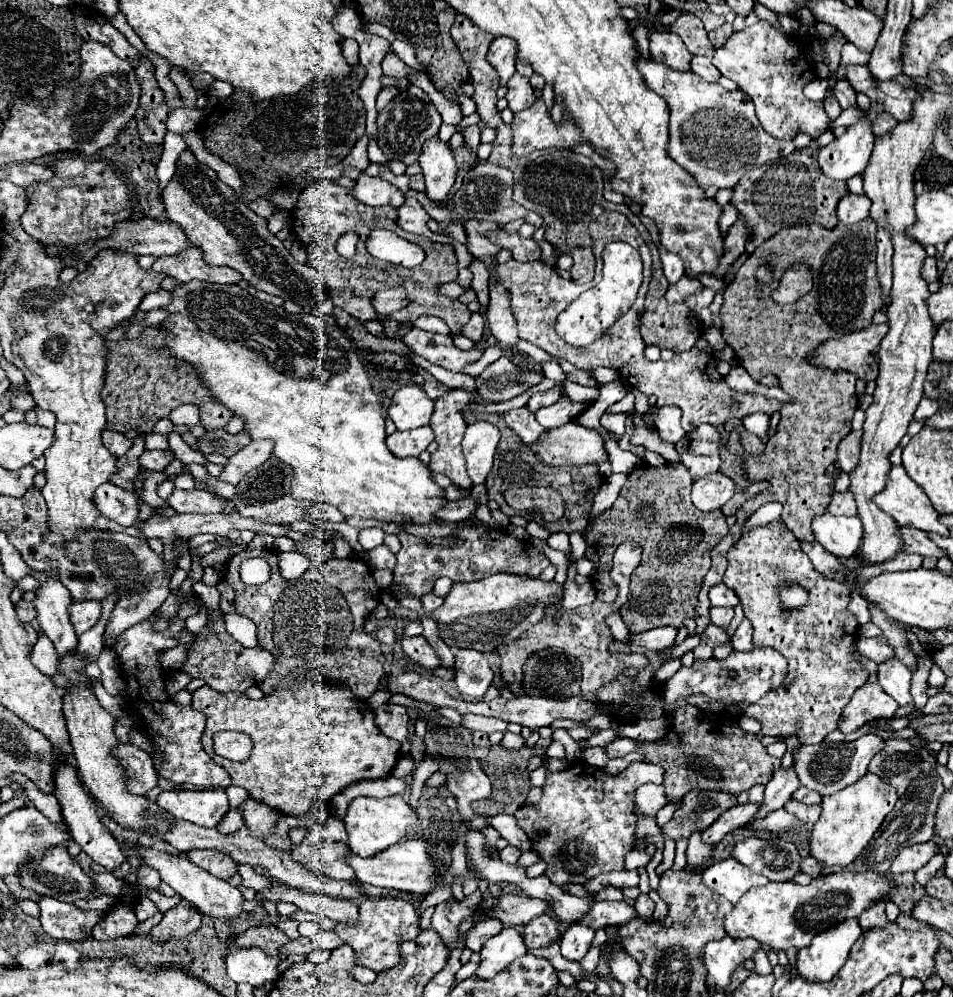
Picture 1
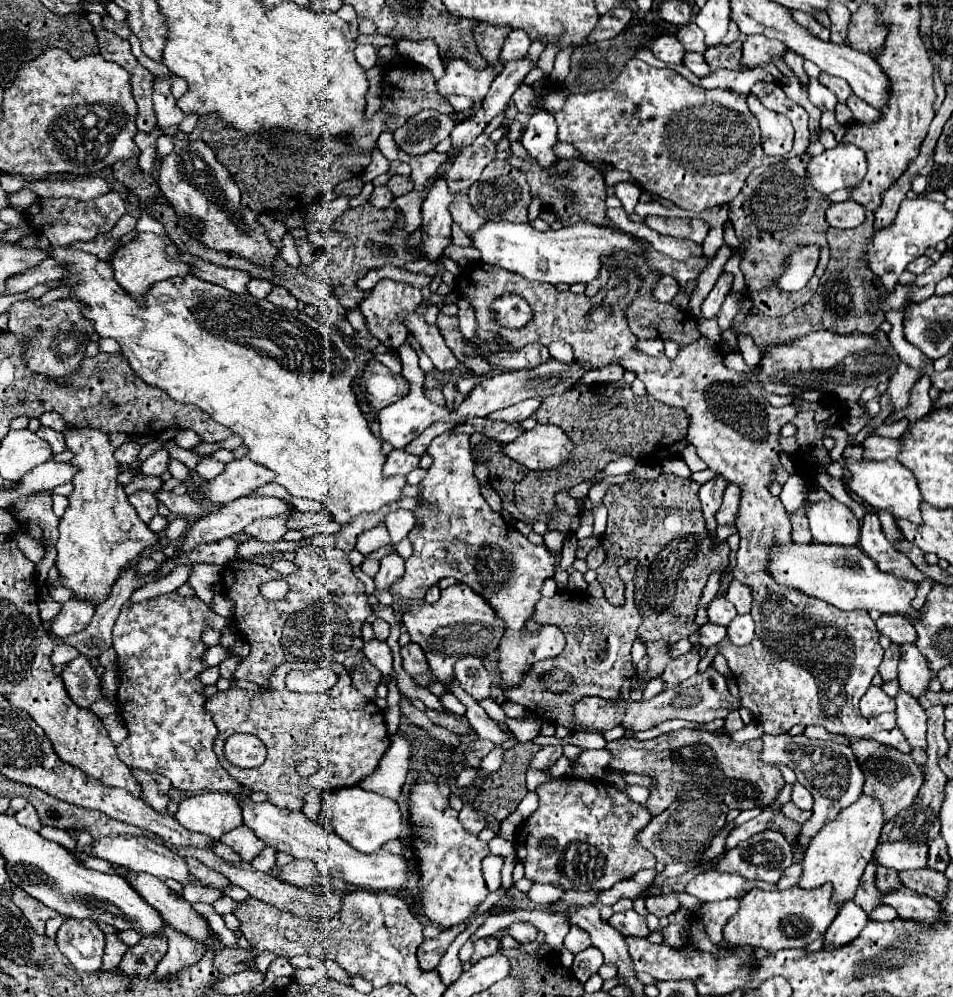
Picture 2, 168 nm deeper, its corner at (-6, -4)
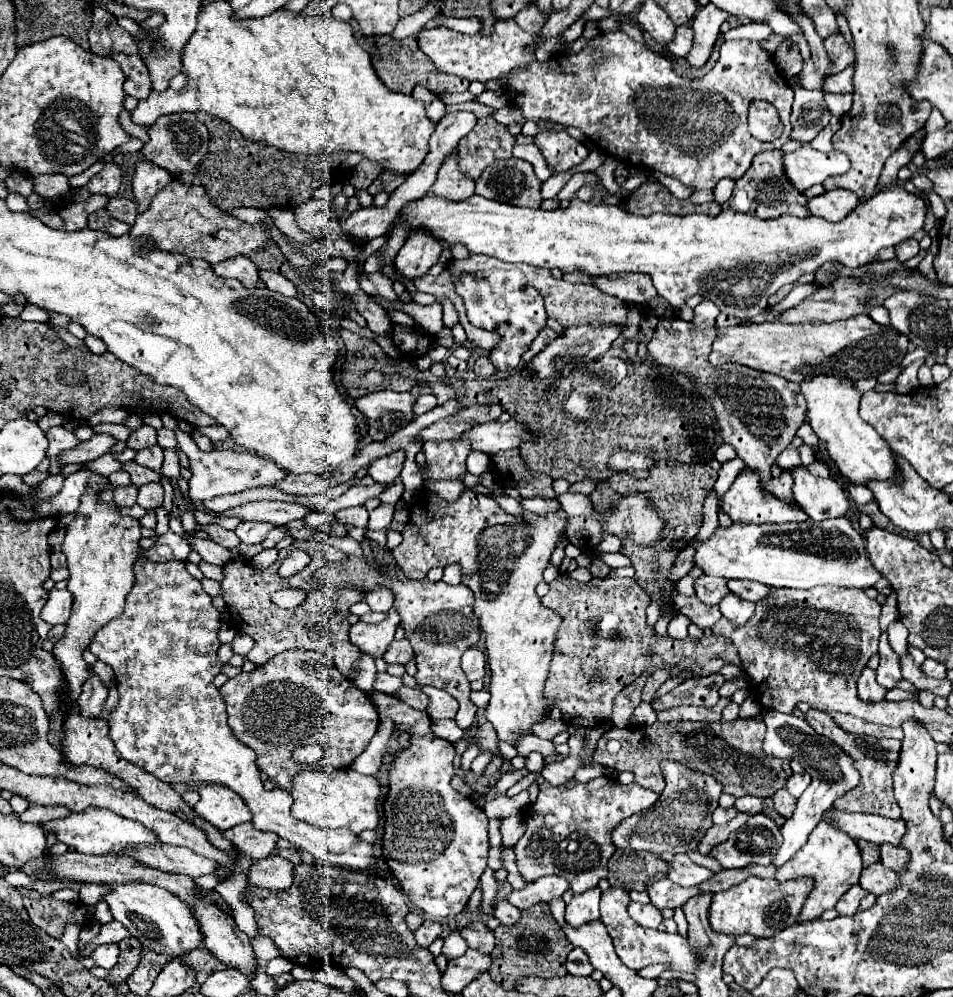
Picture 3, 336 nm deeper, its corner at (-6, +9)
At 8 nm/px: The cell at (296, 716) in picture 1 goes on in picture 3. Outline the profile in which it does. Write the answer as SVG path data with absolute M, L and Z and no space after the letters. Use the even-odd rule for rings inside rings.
M282 652L274 660L268 660L262 666L256 666L252 672L242 672L236 678L230 678L222 688L220 694L224 696L226 710L228 710L228 724L238 740L248 744L258 760L258 768L276 782L278 788L290 790L290 780L298 770L306 770L306 766L294 762L292 750L296 744L320 744L324 750L322 764L330 764L334 768L348 768L354 758L358 758L370 738L378 730L378 712L370 704L366 692L358 690L346 676L342 676L336 666L316 652ZM302 664L316 664L314 670L304 670Z

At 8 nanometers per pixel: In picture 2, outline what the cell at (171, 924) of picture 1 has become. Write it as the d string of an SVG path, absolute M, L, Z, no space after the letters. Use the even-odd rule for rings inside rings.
M166 925L164 935L168 939L168 951L156 965L158 977L172 977L178 969L184 969L186 965L194 965L194 961L200 961L202 953L206 951L206 945L202 941L196 941L188 937L186 933L176 931L174 927Z

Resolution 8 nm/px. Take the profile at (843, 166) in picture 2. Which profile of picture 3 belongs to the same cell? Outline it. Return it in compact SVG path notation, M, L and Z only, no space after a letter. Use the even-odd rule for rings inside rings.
M810 144L798 148L796 152L786 154L782 162L782 170L786 178L798 192L804 192L814 184L822 184L826 176L844 174L848 168L850 168L850 162L844 152L832 150L824 154L810 148Z

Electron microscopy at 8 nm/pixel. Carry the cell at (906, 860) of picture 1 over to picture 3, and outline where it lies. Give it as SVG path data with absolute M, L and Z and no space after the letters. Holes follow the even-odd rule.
M828 810L826 820L846 832L848 836L868 840L874 844L892 844L898 846L898 840L902 840L902 832L906 832L906 824L902 820L890 820L876 814L862 814L862 812L842 812L842 810Z

